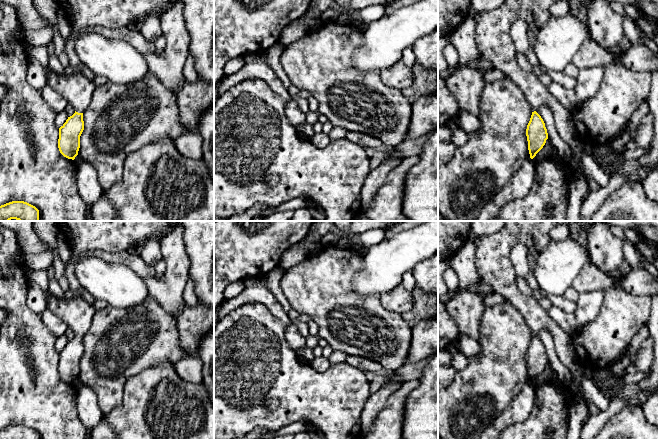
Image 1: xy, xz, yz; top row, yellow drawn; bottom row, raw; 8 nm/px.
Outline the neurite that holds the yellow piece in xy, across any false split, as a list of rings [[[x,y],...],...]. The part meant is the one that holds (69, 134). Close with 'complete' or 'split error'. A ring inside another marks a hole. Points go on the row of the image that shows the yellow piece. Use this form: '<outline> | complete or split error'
[[[32,46],[29,56],[37,59],[45,67],[47,85],[60,93],[75,109],[75,113],[59,128],[58,139],[60,153],[74,160],[78,155],[80,136],[84,130],[83,112],[90,104],[96,86],[81,73],[59,75],[53,72],[48,66],[48,55],[44,46]]] | split error

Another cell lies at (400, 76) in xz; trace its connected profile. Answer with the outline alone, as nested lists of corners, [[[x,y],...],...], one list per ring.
[[[402,60],[396,64],[379,71],[381,81],[400,91],[409,88],[414,82],[412,68],[408,67]]]

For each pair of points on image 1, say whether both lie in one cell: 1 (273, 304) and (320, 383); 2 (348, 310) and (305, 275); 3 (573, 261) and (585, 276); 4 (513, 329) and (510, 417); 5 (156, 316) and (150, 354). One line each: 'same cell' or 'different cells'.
1: different cells
2: same cell
3: different cells
4: different cells
5: same cell

